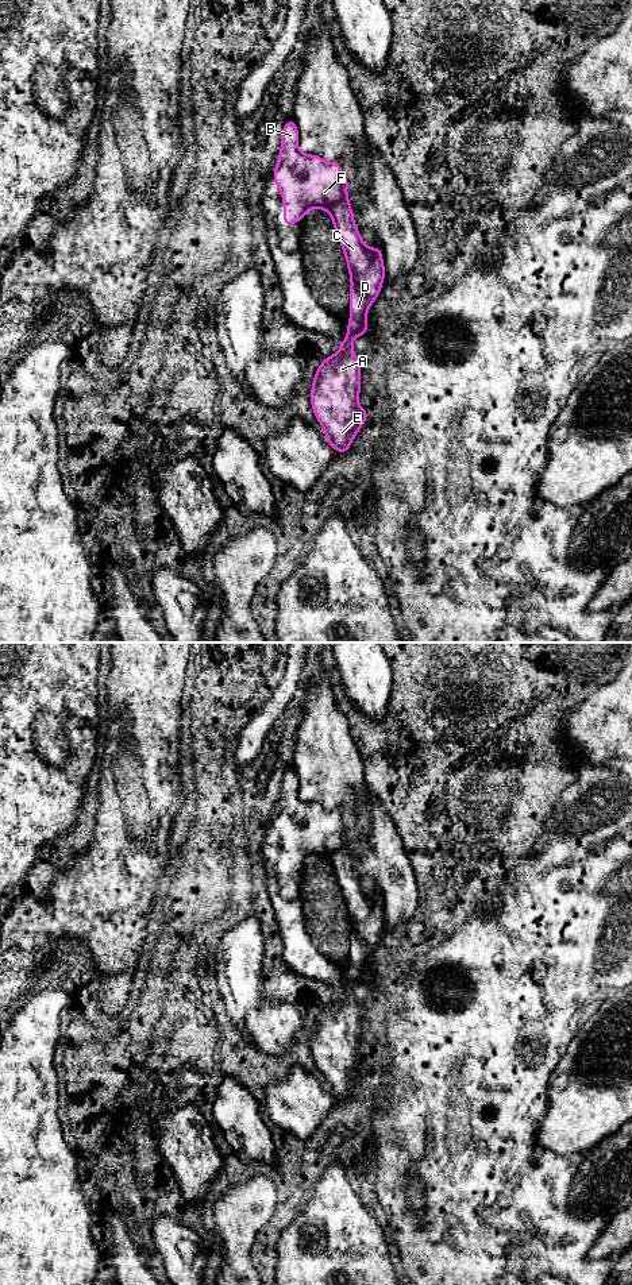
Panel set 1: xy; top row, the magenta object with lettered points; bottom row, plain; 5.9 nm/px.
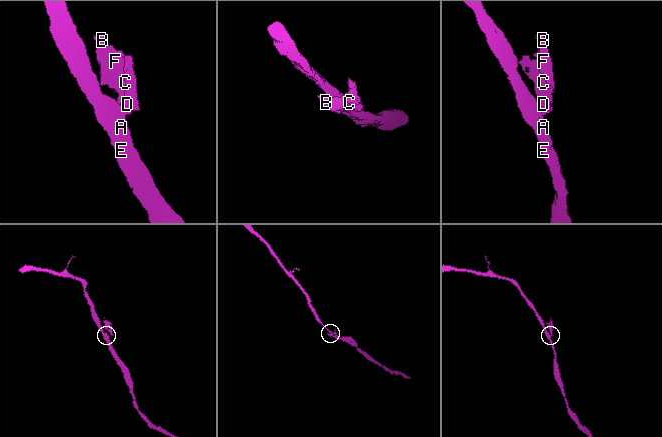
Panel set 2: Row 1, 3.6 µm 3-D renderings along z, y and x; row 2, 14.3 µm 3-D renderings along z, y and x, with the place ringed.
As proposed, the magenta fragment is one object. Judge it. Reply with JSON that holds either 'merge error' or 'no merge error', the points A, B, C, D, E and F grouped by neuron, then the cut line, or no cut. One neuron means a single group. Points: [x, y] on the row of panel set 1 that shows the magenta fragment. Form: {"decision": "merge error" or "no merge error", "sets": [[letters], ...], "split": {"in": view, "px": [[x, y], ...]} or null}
{"decision": "merge error", "sets": [["A", "E"], ["B", "C", "D", "F"]], "split": {"in": "xy", "px": [[349, 331], [353, 335]]}}

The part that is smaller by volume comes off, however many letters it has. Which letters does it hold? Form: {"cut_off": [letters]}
{"cut_off": ["B", "C", "D", "F"]}

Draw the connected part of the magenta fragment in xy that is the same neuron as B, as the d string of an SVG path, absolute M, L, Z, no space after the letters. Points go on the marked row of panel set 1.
M292 119L285 121L281 132L281 150L273 177L284 200L285 227L301 221L312 208L331 215L351 278L347 331L357 337L367 333L366 315L381 292L385 267L381 248L366 247L355 225L347 197L348 180L342 166L301 153L298 130Z

